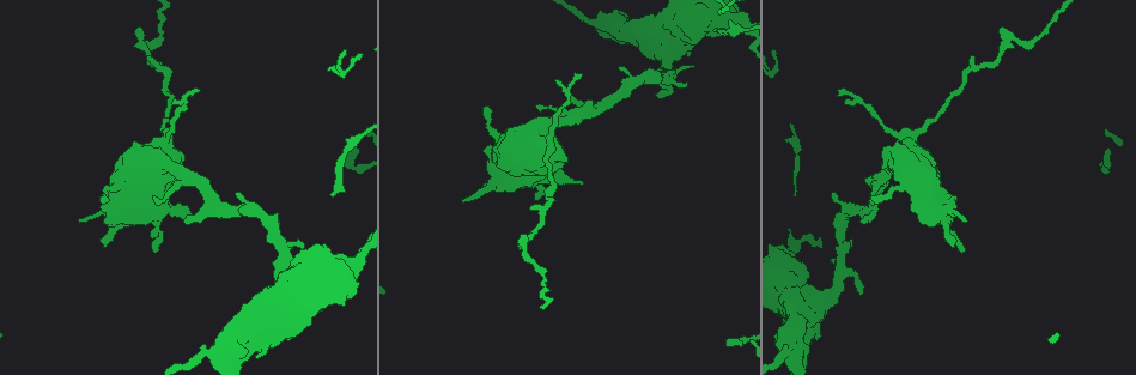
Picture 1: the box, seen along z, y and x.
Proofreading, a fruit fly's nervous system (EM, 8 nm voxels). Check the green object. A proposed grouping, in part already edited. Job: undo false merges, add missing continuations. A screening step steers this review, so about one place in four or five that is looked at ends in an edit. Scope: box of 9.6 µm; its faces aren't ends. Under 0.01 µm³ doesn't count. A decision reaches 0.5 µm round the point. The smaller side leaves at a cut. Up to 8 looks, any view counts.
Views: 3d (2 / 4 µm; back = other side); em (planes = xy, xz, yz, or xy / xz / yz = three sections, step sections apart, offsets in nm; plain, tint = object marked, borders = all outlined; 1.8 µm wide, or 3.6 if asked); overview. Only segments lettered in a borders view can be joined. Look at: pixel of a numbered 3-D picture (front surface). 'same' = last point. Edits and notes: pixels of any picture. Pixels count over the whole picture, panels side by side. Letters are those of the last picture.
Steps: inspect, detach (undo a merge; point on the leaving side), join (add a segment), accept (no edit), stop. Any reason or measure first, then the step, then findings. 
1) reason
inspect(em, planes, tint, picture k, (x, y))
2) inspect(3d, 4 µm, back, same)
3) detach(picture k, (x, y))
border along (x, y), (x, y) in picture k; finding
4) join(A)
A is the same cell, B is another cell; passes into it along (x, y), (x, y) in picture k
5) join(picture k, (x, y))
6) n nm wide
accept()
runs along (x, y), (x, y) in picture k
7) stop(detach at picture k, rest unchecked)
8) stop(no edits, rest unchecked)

an open end
inspect(3d, 4 µm, picture 1, (572, 97))

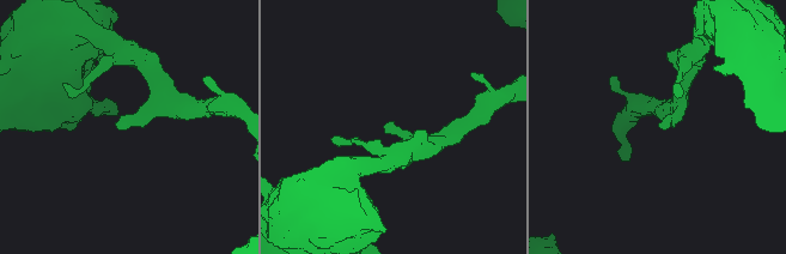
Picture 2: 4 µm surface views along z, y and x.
inspect(em, xz, step 8, tint, picture 2, (127, 124))

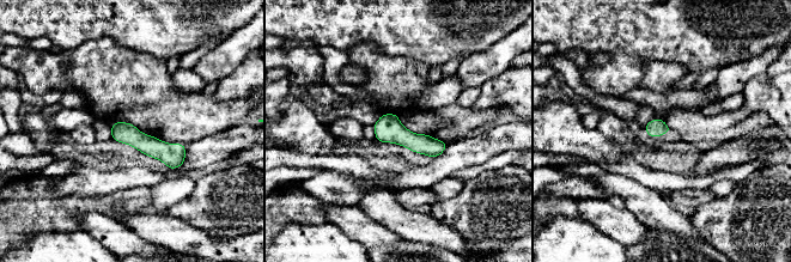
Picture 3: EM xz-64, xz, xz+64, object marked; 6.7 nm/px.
inspect(em, yz, step 4, borders, same)

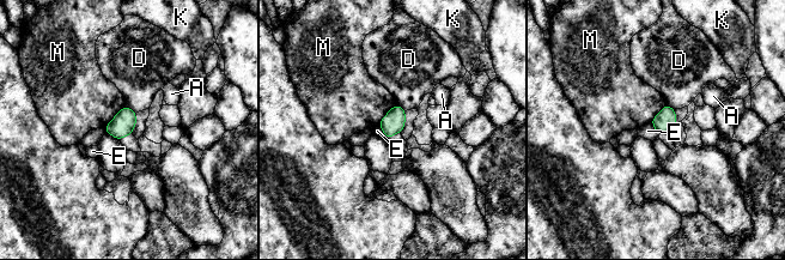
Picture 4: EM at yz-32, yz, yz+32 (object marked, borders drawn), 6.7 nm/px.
150 nm wide
accept()
A, D, E, K and M are other cells; border along (650, 122), (658, 135) in picture 4; none of them fits

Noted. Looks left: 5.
thick turns thin
inspect(3d, 2 µm, picture 1, (840, 272))

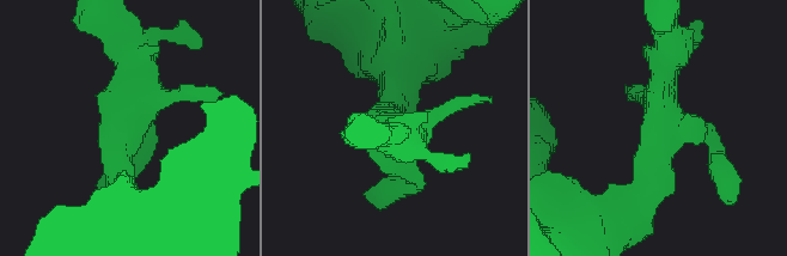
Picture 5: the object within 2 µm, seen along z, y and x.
inspect(em, xy, step 8, tint, picture 5, (661, 129))

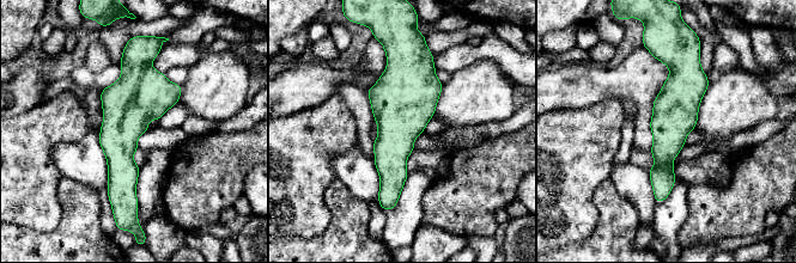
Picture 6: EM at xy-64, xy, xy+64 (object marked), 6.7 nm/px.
cut it another way
inspect(em, planes, borders, same)

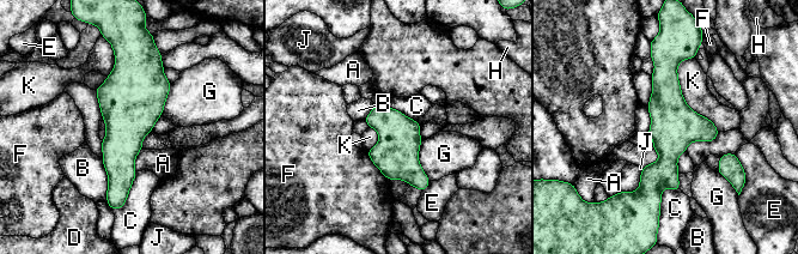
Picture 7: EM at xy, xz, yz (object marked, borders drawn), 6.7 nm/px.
accept()
A, B, C, D, E, F, G, H, J and K are other cells; border along (136, 171), (126, 203), (113, 210) in picture 7; all the same cell

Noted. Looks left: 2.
branch stops here
inspect(em, yz, step 16, tint, picture 1, (359, 151))

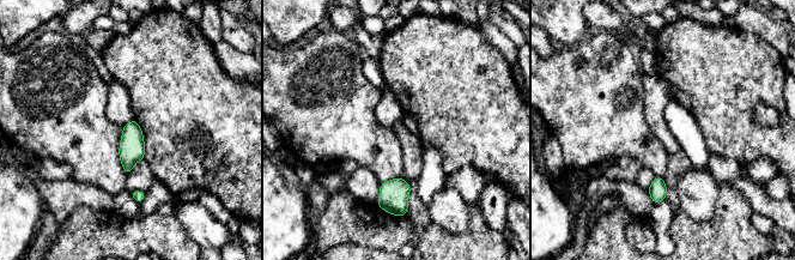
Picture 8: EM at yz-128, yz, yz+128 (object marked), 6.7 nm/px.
another direction
inspect(em, planes, borders, same)

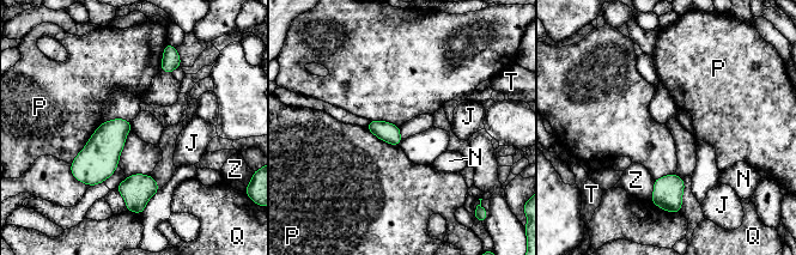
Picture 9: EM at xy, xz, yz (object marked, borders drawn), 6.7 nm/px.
accept()
J, N, P, Q, T and Z are other cells; no lettered segment goes on from it

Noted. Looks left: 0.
stop(no edits, rest unchecked)

